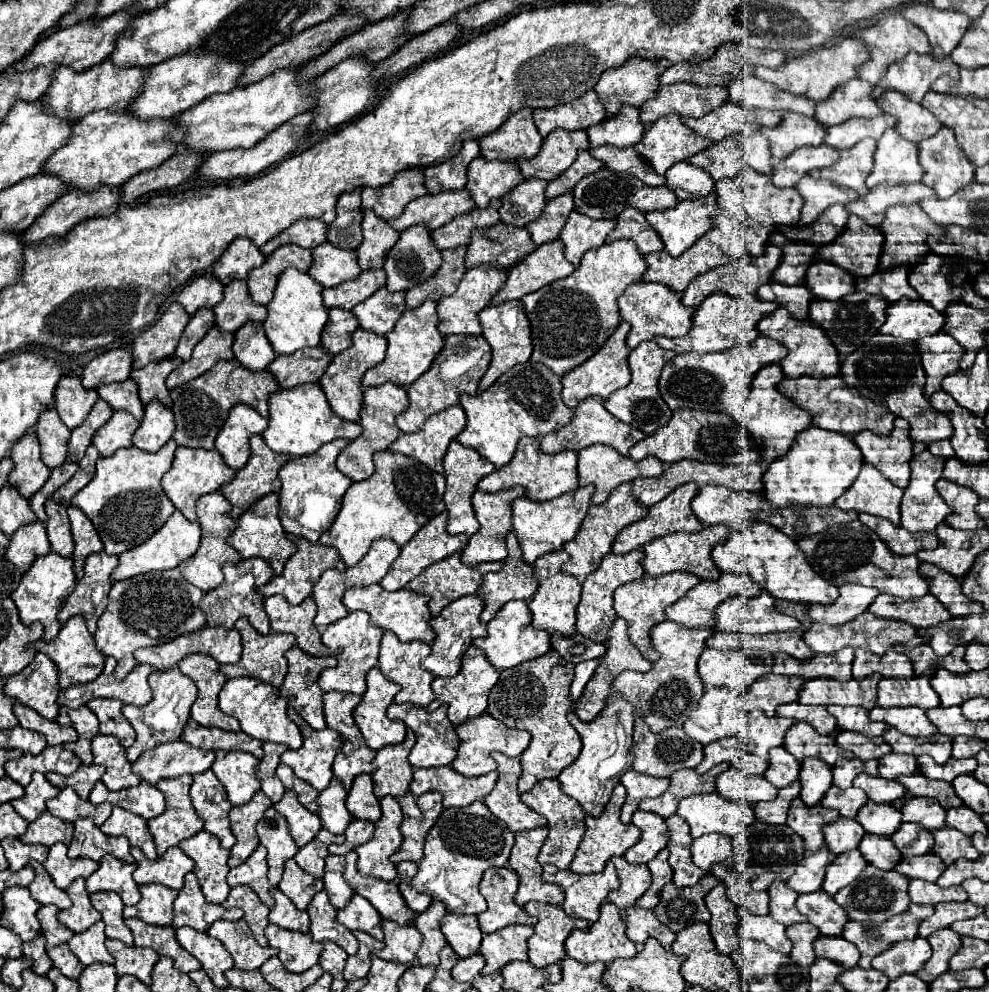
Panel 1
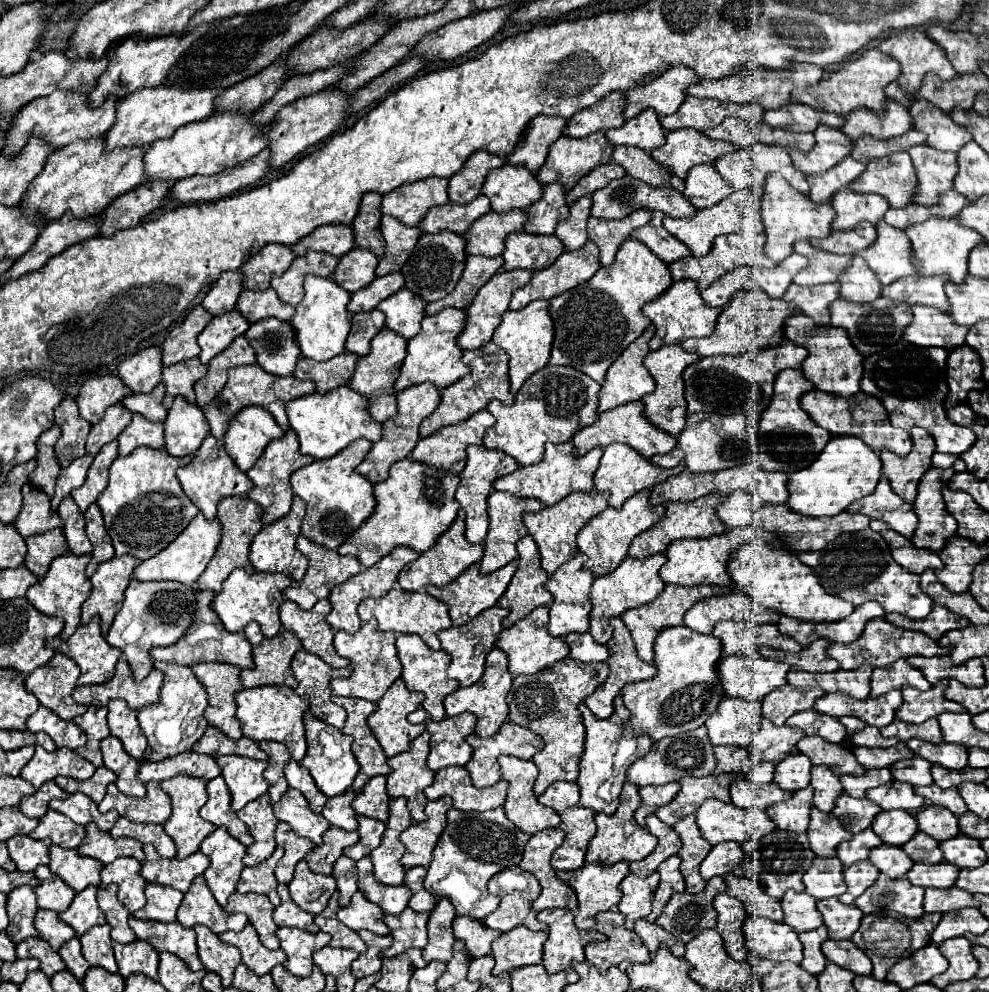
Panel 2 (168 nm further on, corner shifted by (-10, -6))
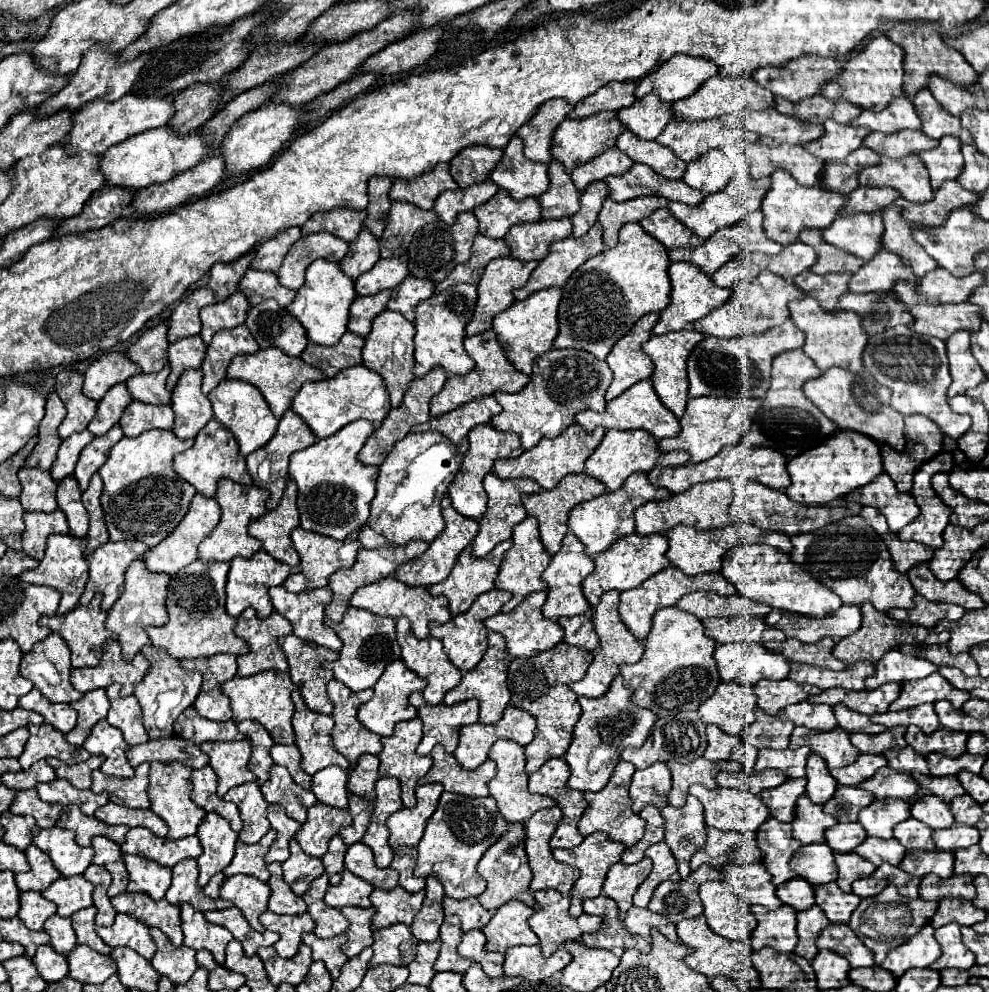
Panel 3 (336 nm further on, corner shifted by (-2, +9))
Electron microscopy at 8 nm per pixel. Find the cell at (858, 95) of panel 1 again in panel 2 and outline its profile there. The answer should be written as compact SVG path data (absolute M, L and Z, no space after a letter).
M888 100L884 116L876 116L866 108L854 110L850 116L846 116L842 132L852 140L858 140L862 136L872 136L876 140L890 140L906 134L910 128L912 128L912 116L908 108L904 108L894 100Z

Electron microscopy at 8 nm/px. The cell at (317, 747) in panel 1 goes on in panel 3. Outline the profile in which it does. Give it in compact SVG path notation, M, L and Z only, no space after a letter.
M300 691L292 693L292 701L296 705L292 727L296 733L296 745L304 759L304 771L308 775L314 775L330 765L338 765L348 771L348 759L340 755L332 743L330 731L334 727L334 719L330 715L310 711L300 697Z

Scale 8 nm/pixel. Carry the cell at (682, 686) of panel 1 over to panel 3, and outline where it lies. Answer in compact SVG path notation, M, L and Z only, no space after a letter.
M664 607L658 609L654 613L652 619L652 629L648 633L648 637L644 639L644 655L638 663L634 665L622 665L620 667L620 675L624 677L624 685L632 691L632 701L638 707L646 707L652 713L656 713L656 717L670 717L674 713L680 713L682 709L698 709L710 695L714 695L720 677L718 677L718 669L716 669L716 661L712 657L714 653L714 641L706 635L704 625L700 619L696 619L690 613L680 611L678 607Z

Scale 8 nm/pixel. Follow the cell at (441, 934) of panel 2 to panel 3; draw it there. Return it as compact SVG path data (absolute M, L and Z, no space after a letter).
M428 877L424 891L426 891L426 899L422 903L422 909L414 917L412 935L418 941L436 941L440 933L440 925L444 921L444 909L442 909L444 889L442 883L436 881L436 877Z

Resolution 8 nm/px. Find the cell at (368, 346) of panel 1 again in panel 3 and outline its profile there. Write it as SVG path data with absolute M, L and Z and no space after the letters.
M382 311L372 321L372 331L368 333L368 337L364 341L364 347L362 347L362 365L368 367L370 371L378 373L384 379L392 407L400 405L408 381L414 379L414 375L412 375L412 367L414 367L412 337L414 337L414 325L410 321L406 321L396 311Z

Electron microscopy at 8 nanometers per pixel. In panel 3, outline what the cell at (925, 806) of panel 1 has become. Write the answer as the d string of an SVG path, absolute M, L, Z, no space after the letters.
M924 795L916 799L912 805L912 817L926 823L930 829L950 827L954 823L948 803L936 795Z

